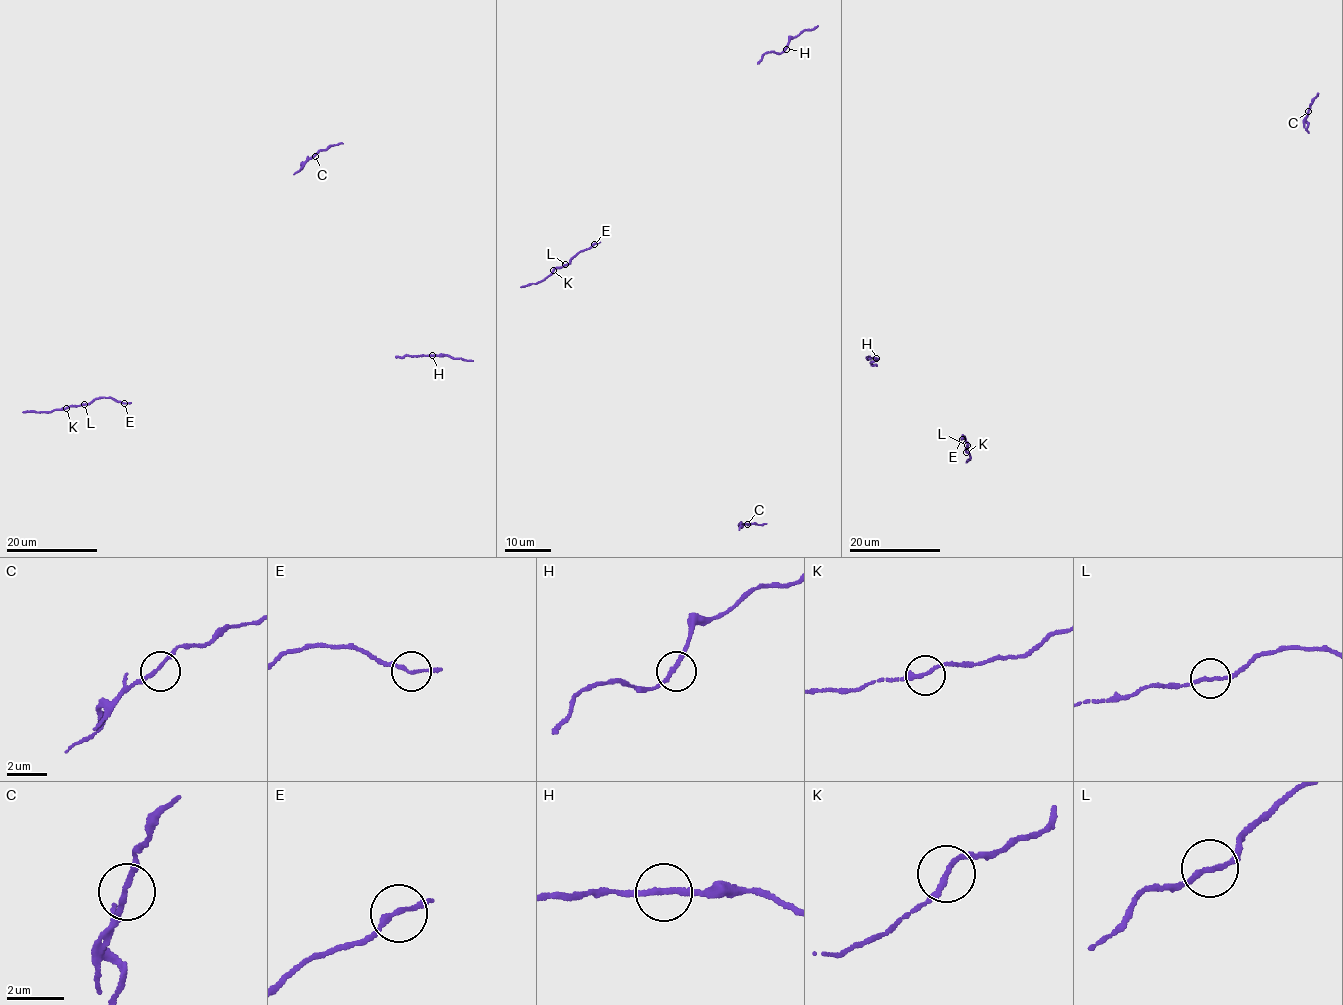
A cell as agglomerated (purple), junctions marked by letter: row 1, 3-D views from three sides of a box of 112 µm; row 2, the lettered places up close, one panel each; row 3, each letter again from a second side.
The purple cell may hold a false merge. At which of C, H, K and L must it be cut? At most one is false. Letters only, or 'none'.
none

